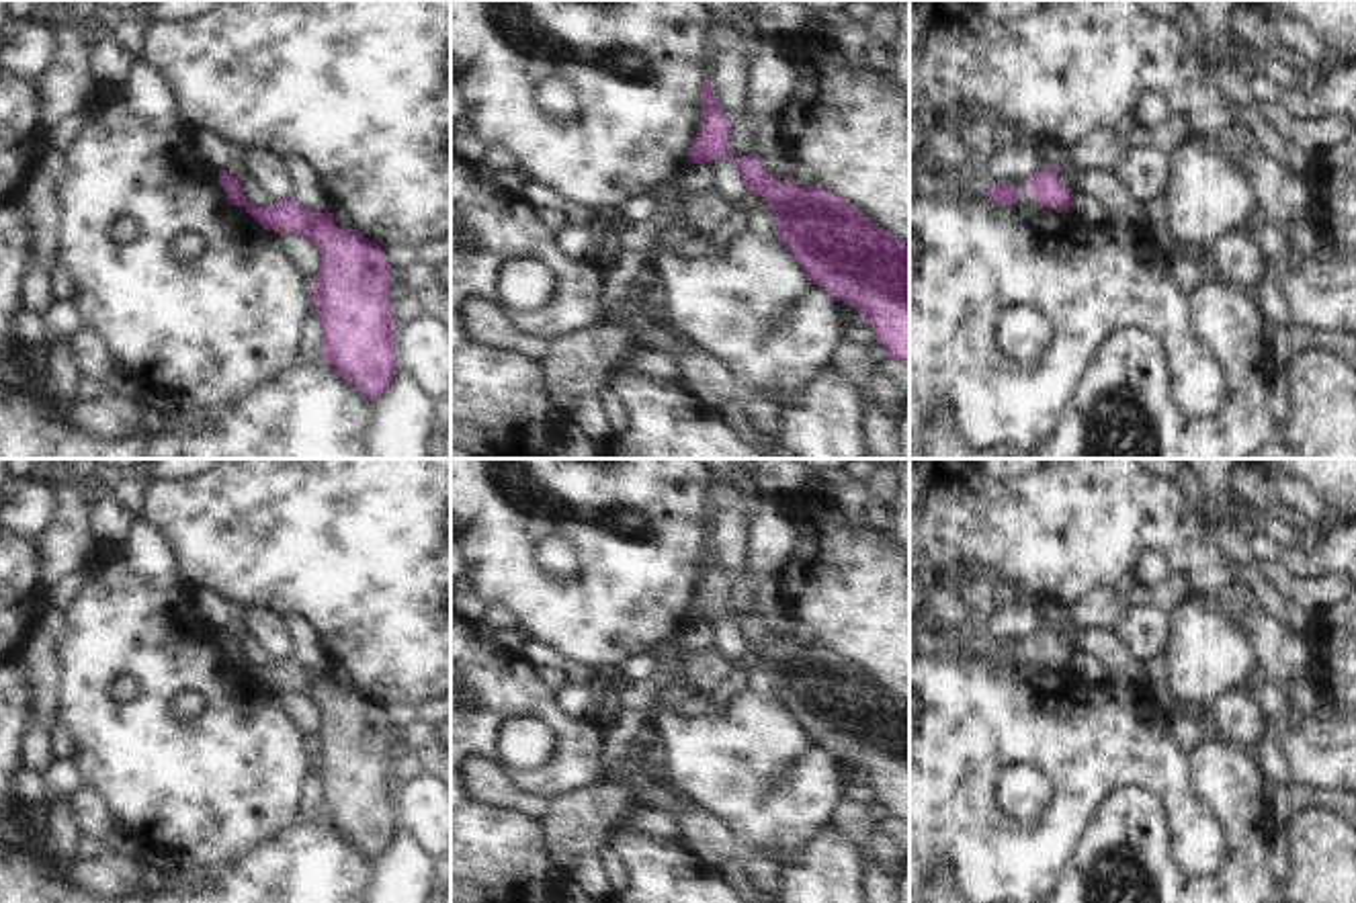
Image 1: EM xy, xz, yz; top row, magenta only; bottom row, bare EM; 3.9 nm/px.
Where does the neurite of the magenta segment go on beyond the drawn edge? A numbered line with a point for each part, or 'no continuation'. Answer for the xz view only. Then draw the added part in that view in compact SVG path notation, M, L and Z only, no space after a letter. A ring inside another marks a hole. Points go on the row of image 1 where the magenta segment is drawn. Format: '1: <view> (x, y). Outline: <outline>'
no continuation

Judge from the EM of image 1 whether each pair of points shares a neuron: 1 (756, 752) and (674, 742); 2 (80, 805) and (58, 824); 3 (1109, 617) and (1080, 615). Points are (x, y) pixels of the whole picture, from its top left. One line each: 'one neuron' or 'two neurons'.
1: one neuron
2: two neurons
3: one neuron

